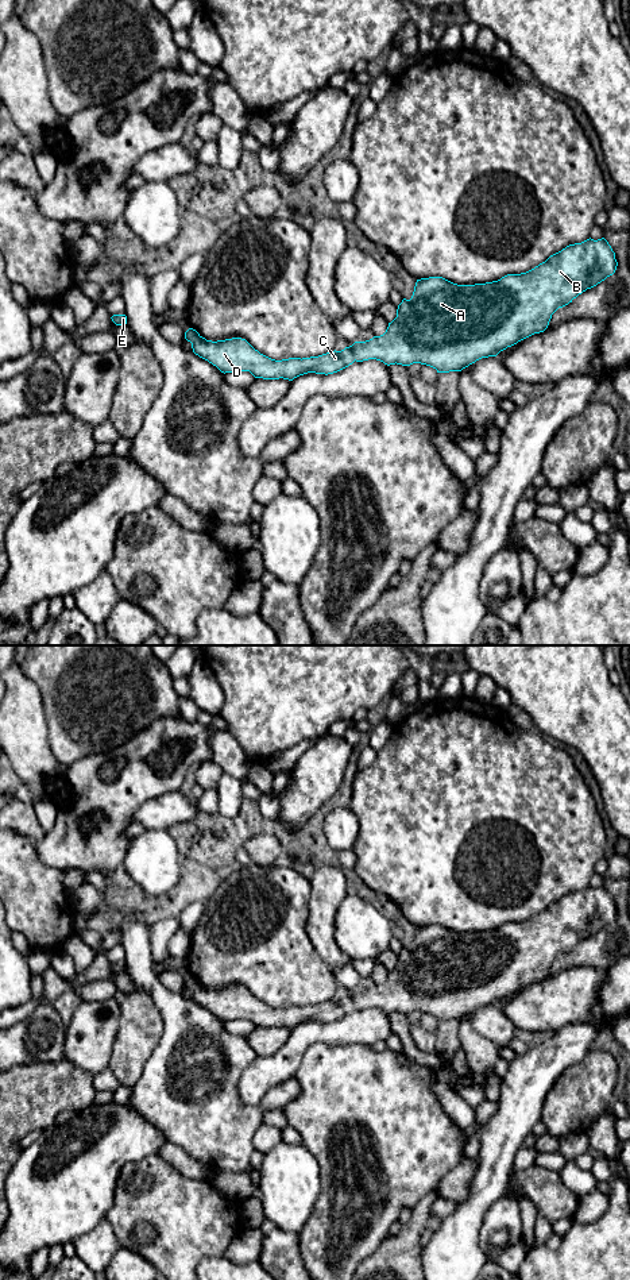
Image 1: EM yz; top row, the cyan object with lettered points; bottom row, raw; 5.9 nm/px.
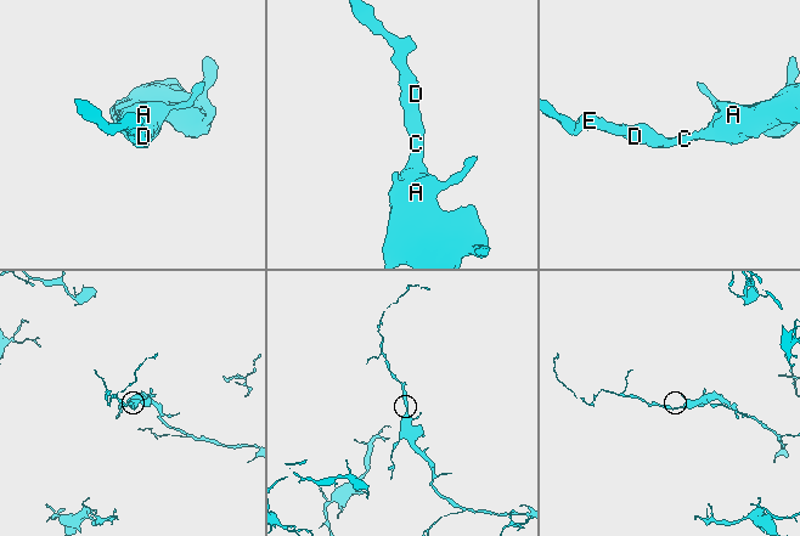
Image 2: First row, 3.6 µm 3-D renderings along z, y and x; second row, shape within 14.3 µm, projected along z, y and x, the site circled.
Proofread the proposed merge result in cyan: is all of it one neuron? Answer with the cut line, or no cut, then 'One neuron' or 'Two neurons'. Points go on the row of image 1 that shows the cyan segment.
No split. One neuron

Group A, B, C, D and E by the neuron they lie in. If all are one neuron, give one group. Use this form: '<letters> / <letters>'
A B C D E

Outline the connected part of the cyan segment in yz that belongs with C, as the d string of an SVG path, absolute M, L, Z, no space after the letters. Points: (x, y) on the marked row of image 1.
M587 239L569 244L550 255L545 262L521 274L507 274L498 281L457 285L442 277L417 279L410 300L398 305L397 317L389 323L386 332L366 342L355 342L341 351L332 351L310 358L271 359L255 350L246 339L206 340L189 328L185 339L193 352L216 366L221 373L250 371L255 378L289 379L308 374L333 374L349 365L376 359L384 365L410 366L421 363L437 373L461 371L482 358L496 356L518 342L544 332L552 315L612 275L618 262L608 242Z

